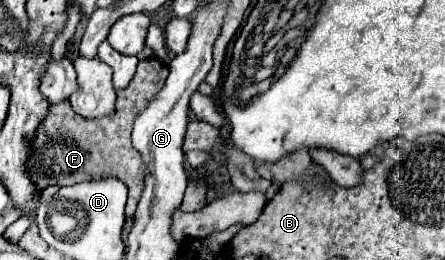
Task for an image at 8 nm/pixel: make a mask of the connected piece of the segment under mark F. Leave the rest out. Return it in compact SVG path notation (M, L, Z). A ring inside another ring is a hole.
M158 58L140 60L136 66L136 74L126 86L126 90L116 92L118 98L114 110L94 120L86 120L74 114L74 110L66 100L50 104L50 110L42 126L38 126L38 134L34 136L34 142L30 146L30 158L26 162L26 170L30 170L30 180L34 182L36 190L42 190L50 184L72 186L94 178L118 178L128 186L126 218L130 220L144 186L144 162L130 142L132 120L150 102L150 98L154 98L154 94L164 86L166 76L168 76L168 66Z

